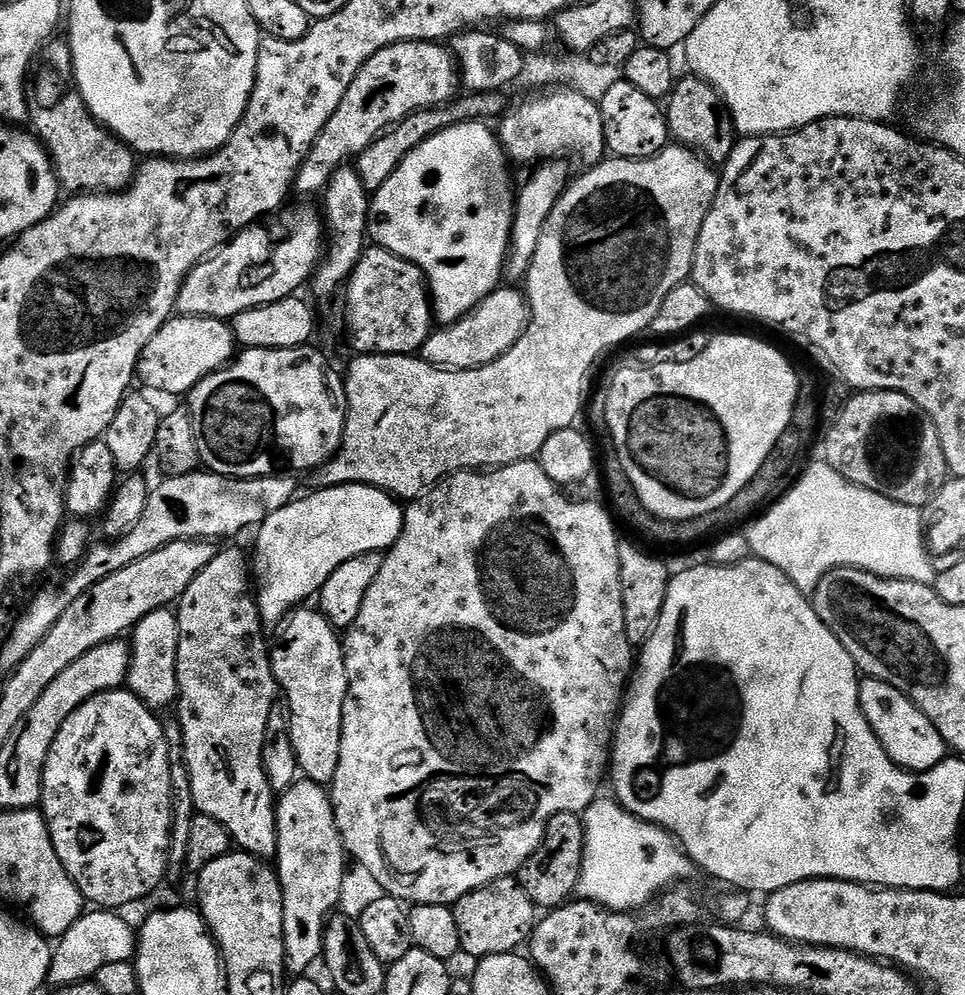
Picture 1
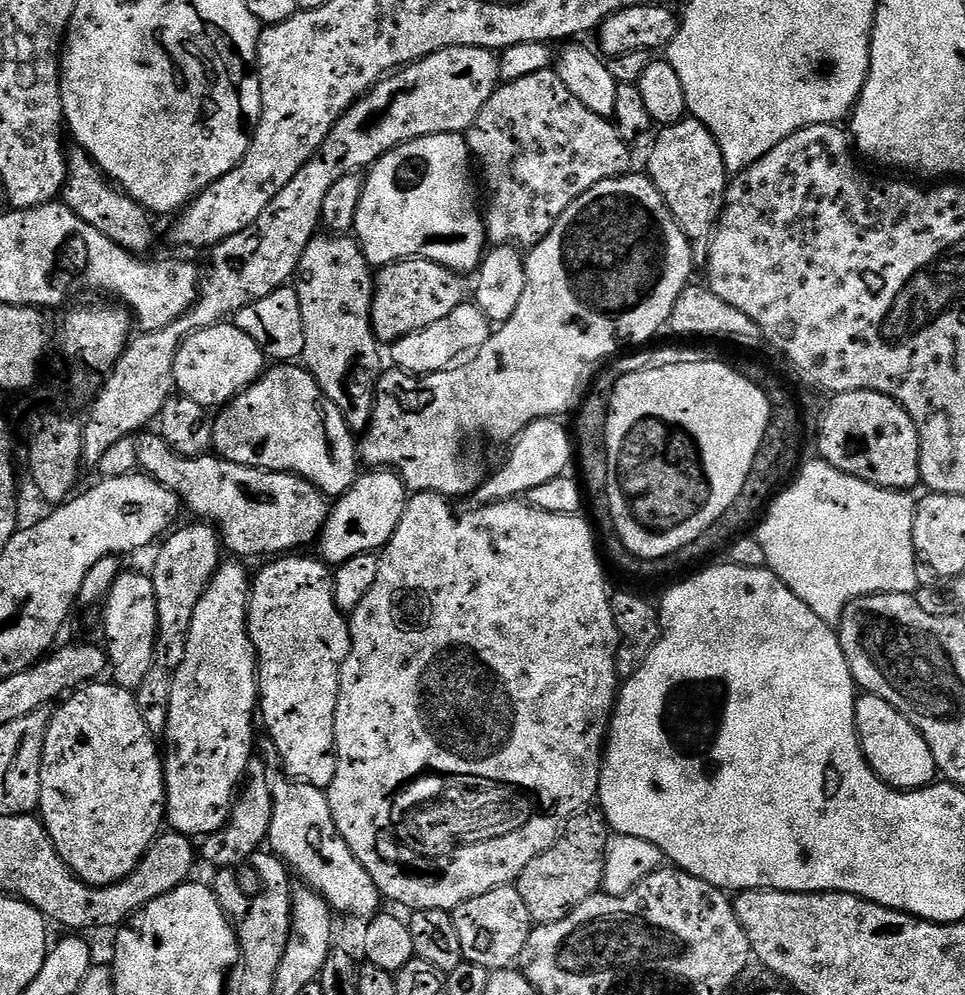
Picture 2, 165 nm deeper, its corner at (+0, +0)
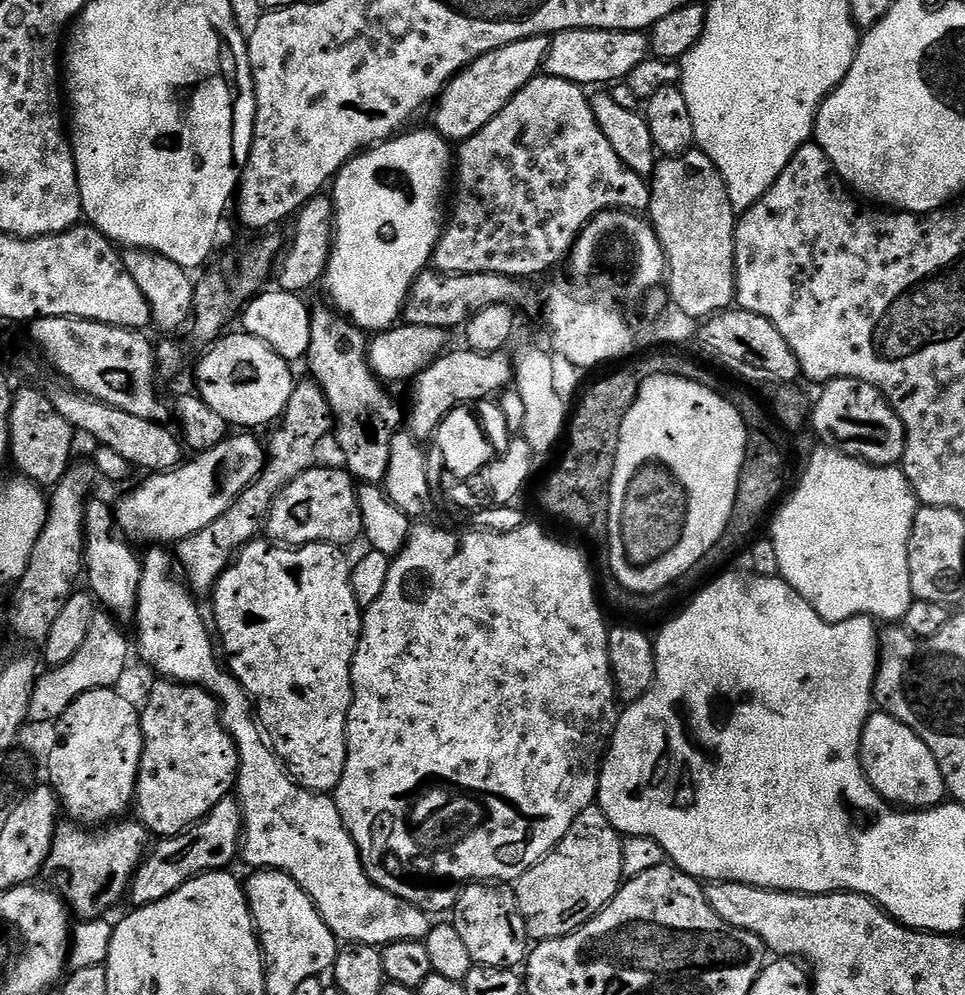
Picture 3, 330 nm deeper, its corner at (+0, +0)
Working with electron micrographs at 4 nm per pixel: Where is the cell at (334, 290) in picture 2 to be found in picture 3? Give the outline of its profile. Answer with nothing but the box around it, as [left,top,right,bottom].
[306,307,402,485]

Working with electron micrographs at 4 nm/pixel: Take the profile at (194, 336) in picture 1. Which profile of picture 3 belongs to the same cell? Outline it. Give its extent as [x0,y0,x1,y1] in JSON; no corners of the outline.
[195,330,296,430]

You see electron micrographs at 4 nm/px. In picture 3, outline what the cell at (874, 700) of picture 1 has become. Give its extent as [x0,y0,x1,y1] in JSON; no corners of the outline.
[860,710,945,810]

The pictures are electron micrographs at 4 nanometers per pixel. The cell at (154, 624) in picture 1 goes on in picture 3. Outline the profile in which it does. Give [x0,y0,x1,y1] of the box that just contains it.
[84,498,142,621]

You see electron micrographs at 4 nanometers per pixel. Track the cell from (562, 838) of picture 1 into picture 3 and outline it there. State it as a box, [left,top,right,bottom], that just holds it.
[514,806,626,941]

